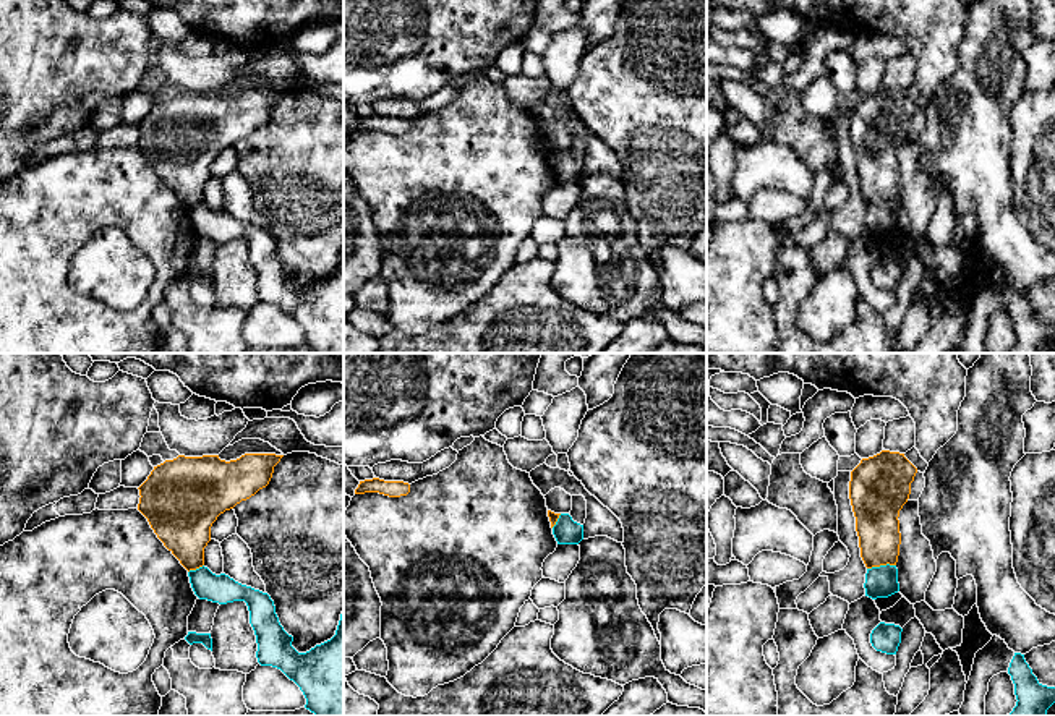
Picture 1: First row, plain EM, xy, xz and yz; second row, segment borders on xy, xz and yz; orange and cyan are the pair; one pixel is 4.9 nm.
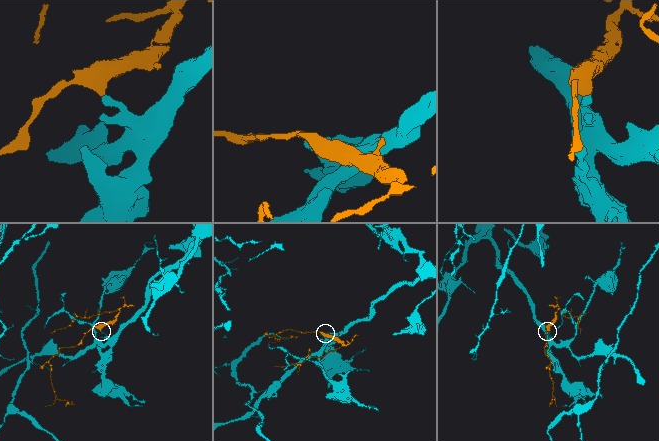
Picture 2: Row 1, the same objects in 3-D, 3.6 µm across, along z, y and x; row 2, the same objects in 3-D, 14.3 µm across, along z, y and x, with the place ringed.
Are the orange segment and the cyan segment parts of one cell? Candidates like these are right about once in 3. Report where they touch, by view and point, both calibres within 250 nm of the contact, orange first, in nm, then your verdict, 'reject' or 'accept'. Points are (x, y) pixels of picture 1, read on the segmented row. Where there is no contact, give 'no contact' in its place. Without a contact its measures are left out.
yz (880, 564) | 220/160 nm | reject

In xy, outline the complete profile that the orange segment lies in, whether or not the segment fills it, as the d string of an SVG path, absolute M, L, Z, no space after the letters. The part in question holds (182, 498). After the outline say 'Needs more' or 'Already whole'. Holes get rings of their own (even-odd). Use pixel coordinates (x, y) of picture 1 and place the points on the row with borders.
M245 454L237 460L225 462L219 455L178 455L154 467L147 479L138 488L141 496L138 510L180 564L188 572L196 570L204 565L204 548L211 541L211 526L217 517L266 488L282 457Z. Already whole

